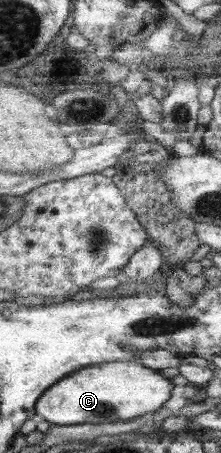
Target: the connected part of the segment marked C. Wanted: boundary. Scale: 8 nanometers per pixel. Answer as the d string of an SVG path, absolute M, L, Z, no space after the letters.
M106 362L82 368L53 385L38 400L36 414L38 418L59 426L130 421L165 406L173 386L171 378L141 362Z

